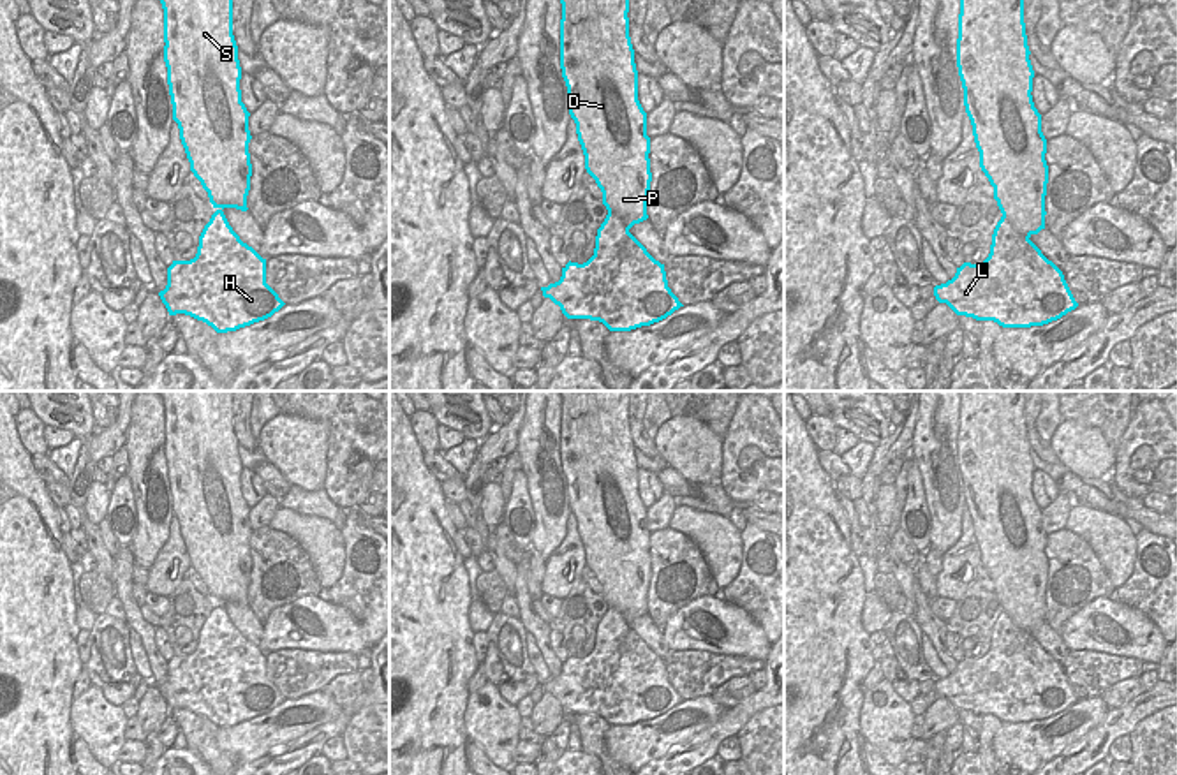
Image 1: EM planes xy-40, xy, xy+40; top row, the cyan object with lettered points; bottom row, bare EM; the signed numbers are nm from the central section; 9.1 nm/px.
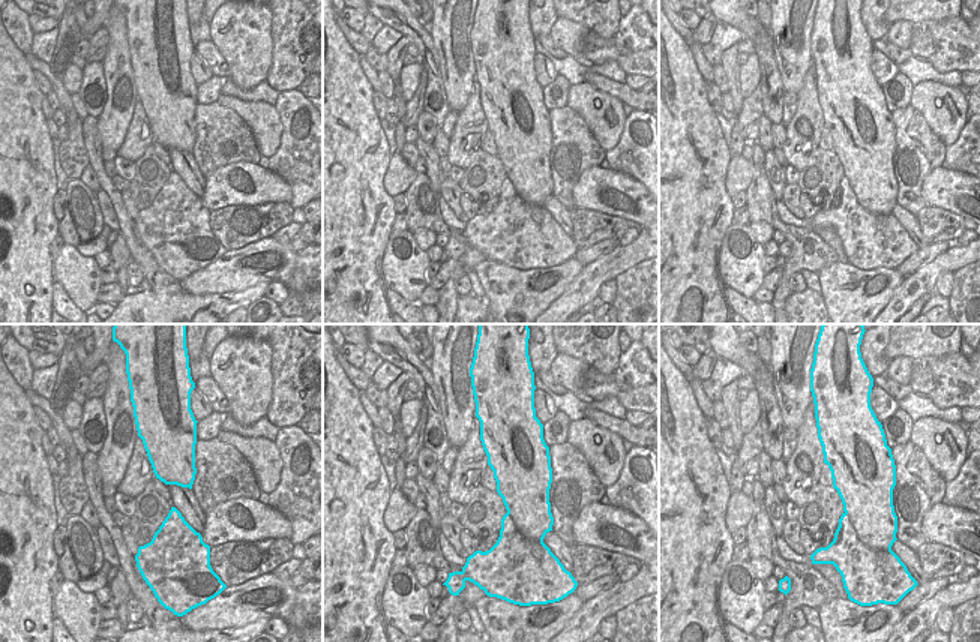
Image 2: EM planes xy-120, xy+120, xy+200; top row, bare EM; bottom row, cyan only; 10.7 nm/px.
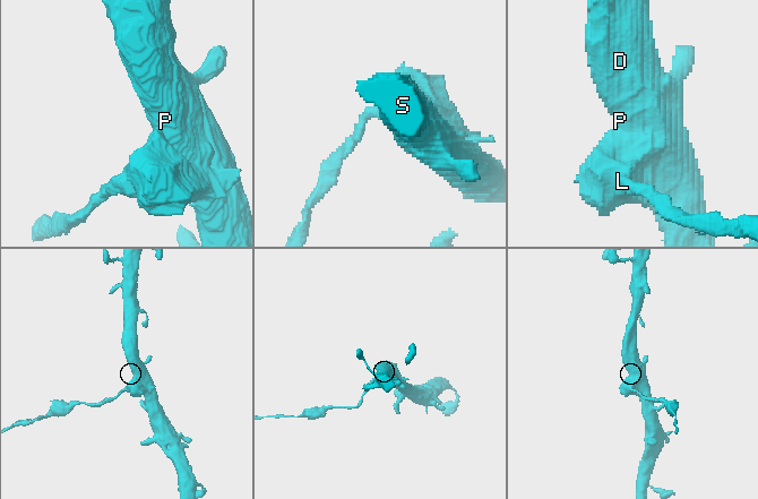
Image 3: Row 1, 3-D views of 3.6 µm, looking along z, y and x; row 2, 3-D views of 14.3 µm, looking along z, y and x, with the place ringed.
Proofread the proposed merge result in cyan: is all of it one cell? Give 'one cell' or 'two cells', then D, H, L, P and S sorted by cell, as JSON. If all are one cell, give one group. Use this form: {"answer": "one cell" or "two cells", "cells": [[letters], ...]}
{"answer": "two cells", "cells": [["D", "P", "S"], ["H", "L"]]}

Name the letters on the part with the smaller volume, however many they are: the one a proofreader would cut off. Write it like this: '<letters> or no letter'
H, L

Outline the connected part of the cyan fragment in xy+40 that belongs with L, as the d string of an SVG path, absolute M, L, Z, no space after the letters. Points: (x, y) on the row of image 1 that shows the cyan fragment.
M1004 217L994 229L988 257L980 264L964 262L951 280L934 287L934 296L957 315L994 321L1003 328L1043 326L1078 306L1062 271Z

